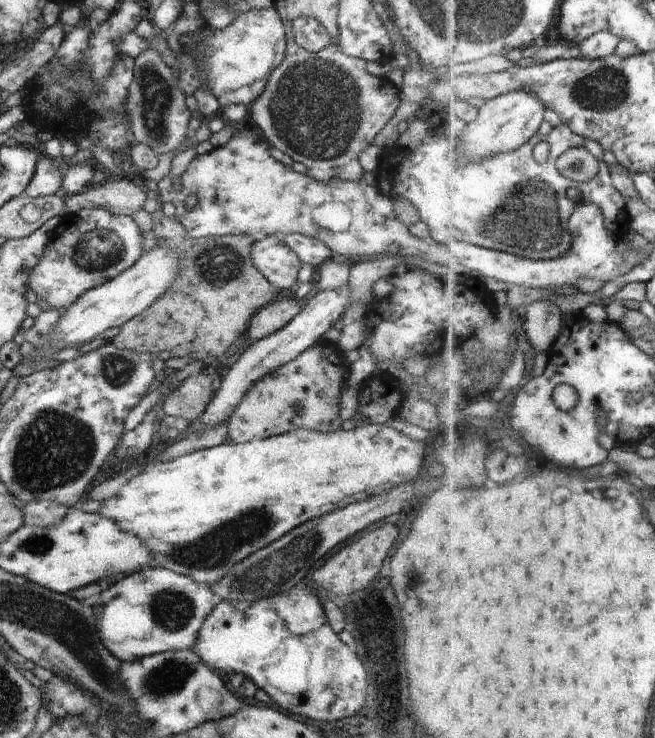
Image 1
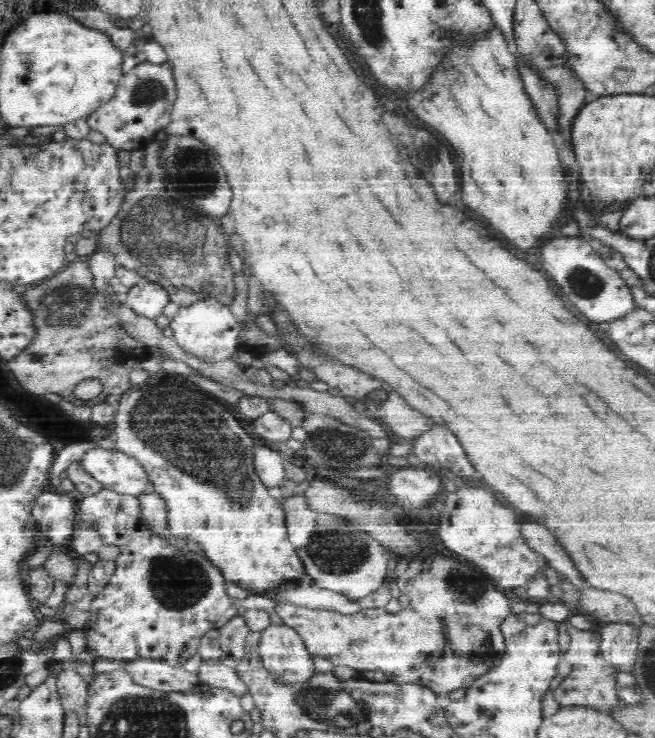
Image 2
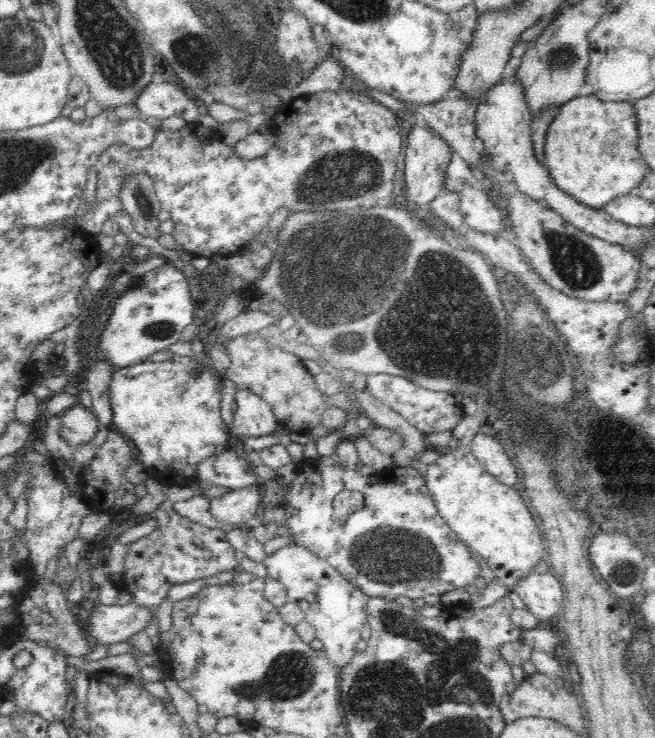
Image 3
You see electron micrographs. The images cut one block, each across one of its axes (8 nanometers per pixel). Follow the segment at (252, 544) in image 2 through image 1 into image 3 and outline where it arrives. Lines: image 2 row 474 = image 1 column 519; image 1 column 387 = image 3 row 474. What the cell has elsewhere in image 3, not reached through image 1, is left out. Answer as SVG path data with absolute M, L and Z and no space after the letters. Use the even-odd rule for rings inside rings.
M175 356L166 362L137 363L118 368L110 385L110 401L113 411L113 429L124 435L136 451L137 462L142 463L148 474L161 484L186 485L195 481L198 463L213 454L226 452L229 446L227 425L221 418L221 390L218 382L222 377L204 360L195 362L190 356Z

